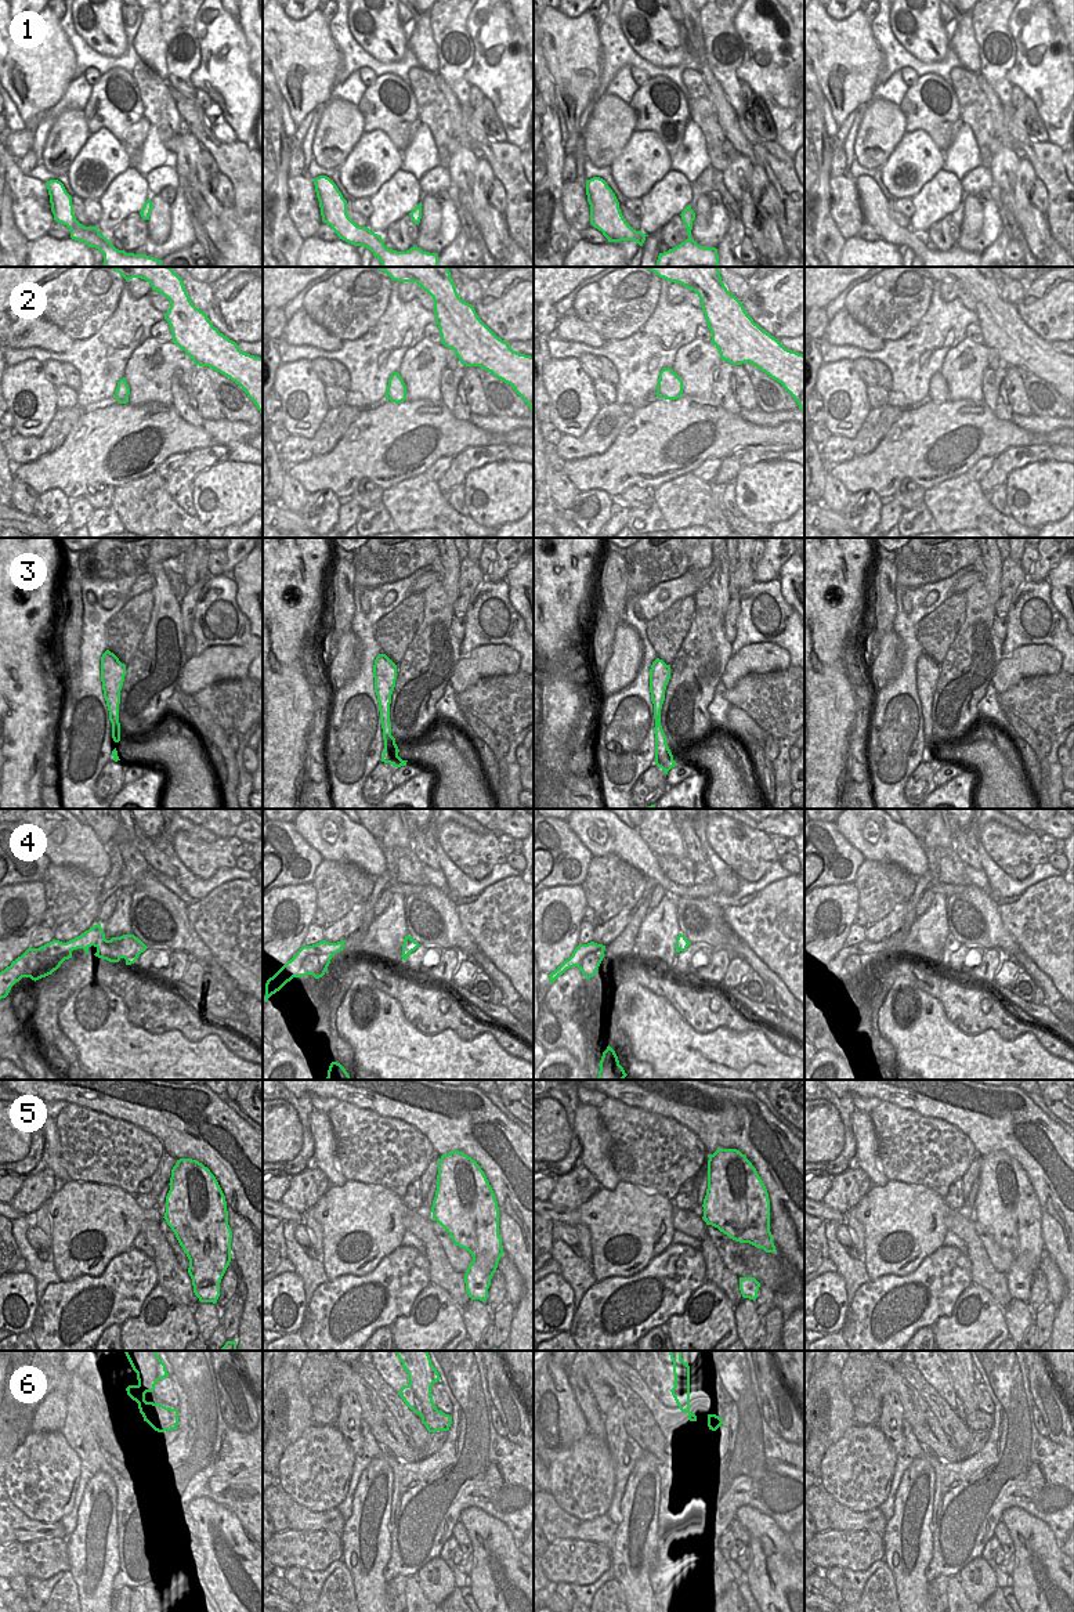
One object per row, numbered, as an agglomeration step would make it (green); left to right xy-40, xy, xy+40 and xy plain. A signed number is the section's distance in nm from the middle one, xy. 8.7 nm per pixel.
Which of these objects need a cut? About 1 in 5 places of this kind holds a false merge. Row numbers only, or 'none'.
4, 6

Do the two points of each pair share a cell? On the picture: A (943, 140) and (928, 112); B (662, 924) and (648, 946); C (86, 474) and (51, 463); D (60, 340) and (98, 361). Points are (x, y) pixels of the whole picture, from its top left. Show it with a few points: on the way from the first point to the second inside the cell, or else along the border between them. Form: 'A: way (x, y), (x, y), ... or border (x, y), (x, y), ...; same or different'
A: way (941, 133), (935, 119); same
B: way (660, 929), (654, 940); same
C: way (78, 467), (60, 467); same
D: border (73, 340), (61, 353), (38, 347); different

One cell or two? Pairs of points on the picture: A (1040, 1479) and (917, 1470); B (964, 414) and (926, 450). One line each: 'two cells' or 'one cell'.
A: two cells
B: one cell

